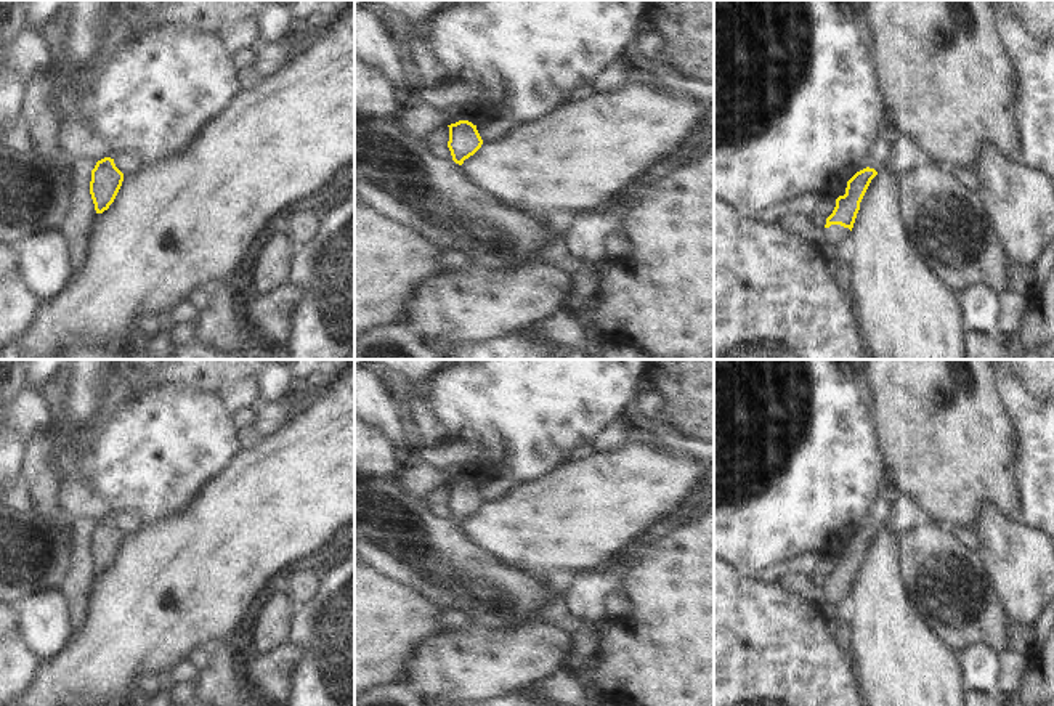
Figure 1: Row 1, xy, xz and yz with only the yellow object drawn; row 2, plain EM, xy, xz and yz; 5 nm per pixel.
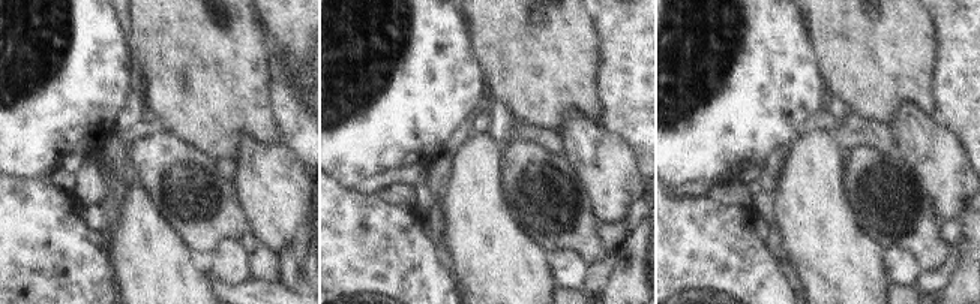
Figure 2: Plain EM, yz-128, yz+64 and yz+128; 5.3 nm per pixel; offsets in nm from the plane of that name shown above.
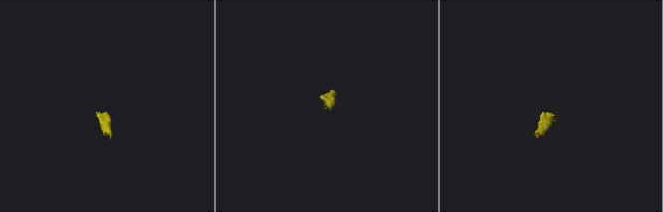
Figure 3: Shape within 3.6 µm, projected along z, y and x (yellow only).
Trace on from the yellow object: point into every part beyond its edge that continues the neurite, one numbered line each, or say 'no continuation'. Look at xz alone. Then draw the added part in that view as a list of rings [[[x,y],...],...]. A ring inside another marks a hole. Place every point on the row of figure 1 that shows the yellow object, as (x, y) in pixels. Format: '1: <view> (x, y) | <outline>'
1: xz (395, 174) | [[[355,112],[355,194],[374,212],[414,229],[432,242],[465,254],[475,268],[517,268],[533,260],[533,254],[553,237],[561,236],[557,220],[539,221],[515,212],[491,194],[472,185],[452,159],[436,159],[424,136],[404,132],[391,119],[374,119]]]

